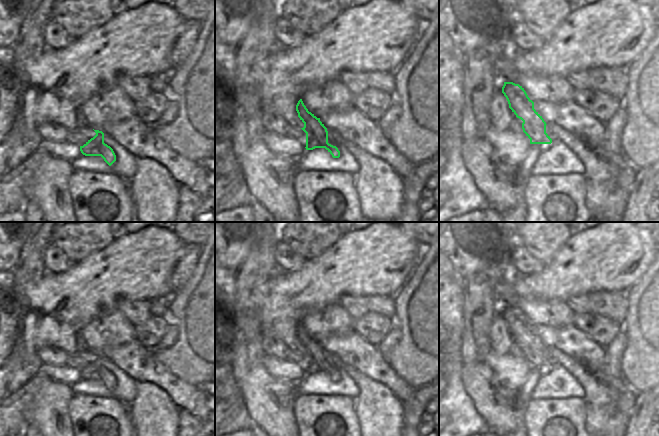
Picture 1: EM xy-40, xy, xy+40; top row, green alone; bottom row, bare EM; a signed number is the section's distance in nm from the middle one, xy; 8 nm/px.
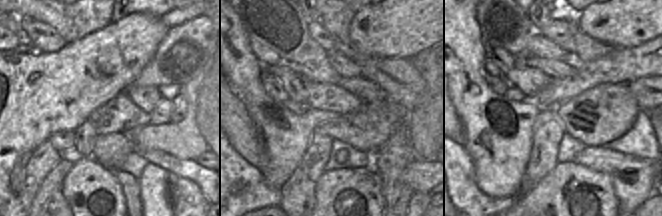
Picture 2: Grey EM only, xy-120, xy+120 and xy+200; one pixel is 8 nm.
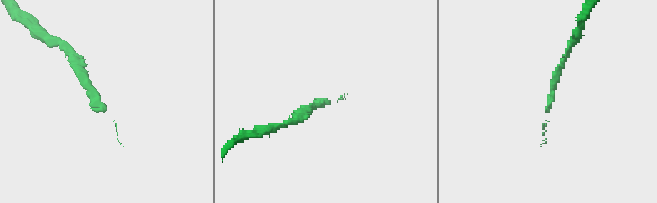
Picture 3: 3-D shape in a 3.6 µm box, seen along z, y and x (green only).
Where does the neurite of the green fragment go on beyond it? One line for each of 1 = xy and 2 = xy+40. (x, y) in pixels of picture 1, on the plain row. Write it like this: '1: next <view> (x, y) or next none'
1: next none
2: next none

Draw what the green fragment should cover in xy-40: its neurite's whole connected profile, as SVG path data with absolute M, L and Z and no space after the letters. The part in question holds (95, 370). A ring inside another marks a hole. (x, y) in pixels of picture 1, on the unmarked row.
M99 354L94 355L96 359L80 370L80 375L85 380L101 380L111 390L116 385L116 379L113 373L104 367L104 357Z

